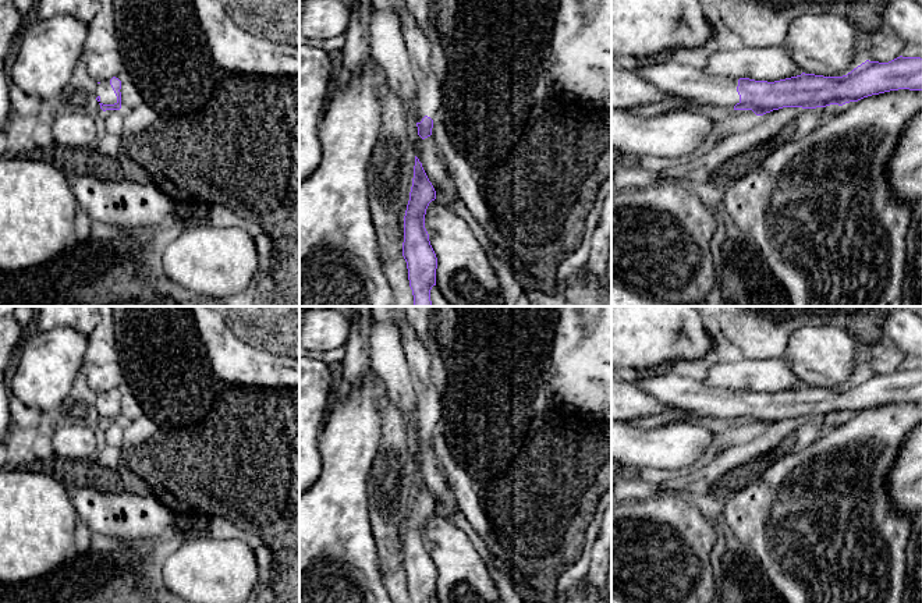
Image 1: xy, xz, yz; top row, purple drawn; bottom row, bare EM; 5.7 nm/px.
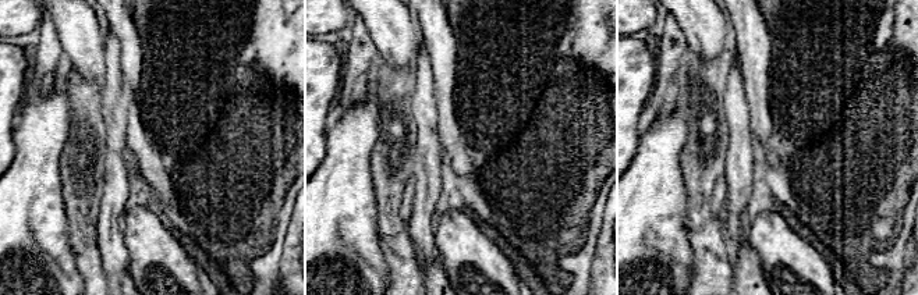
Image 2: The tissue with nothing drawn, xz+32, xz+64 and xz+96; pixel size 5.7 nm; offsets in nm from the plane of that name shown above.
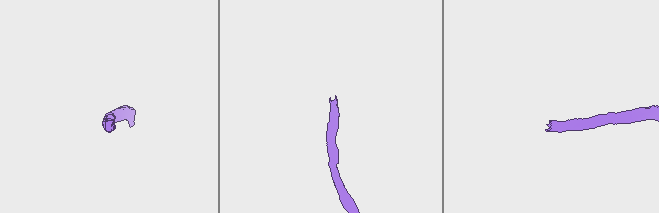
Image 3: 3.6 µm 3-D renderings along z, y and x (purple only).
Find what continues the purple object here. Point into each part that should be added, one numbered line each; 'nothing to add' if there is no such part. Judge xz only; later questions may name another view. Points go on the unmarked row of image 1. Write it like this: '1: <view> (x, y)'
1: xz (428, 411)

